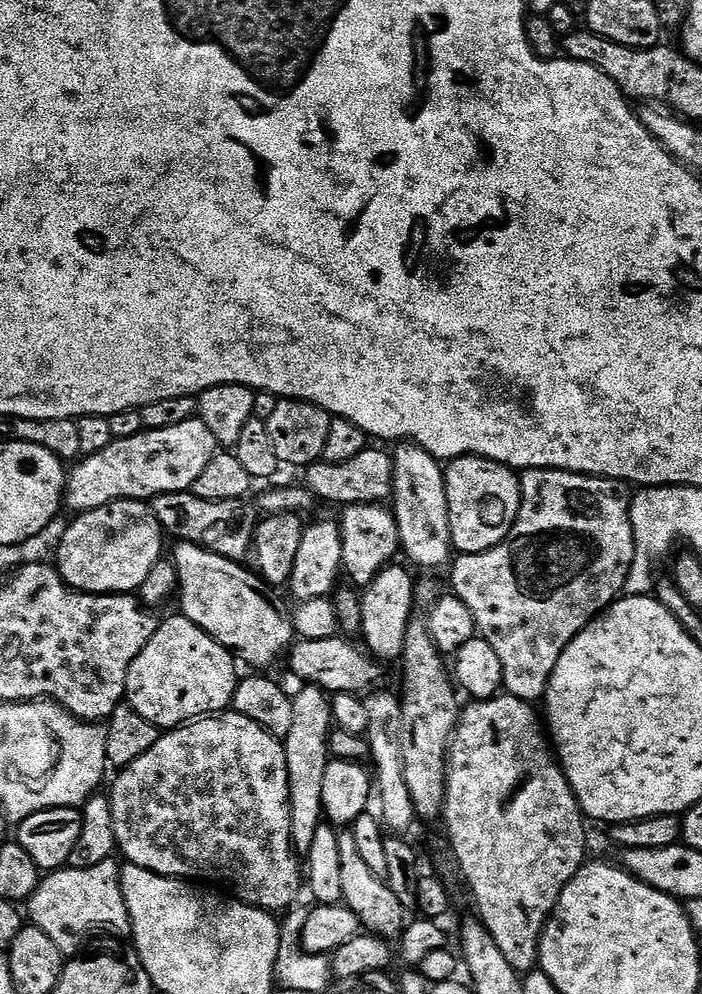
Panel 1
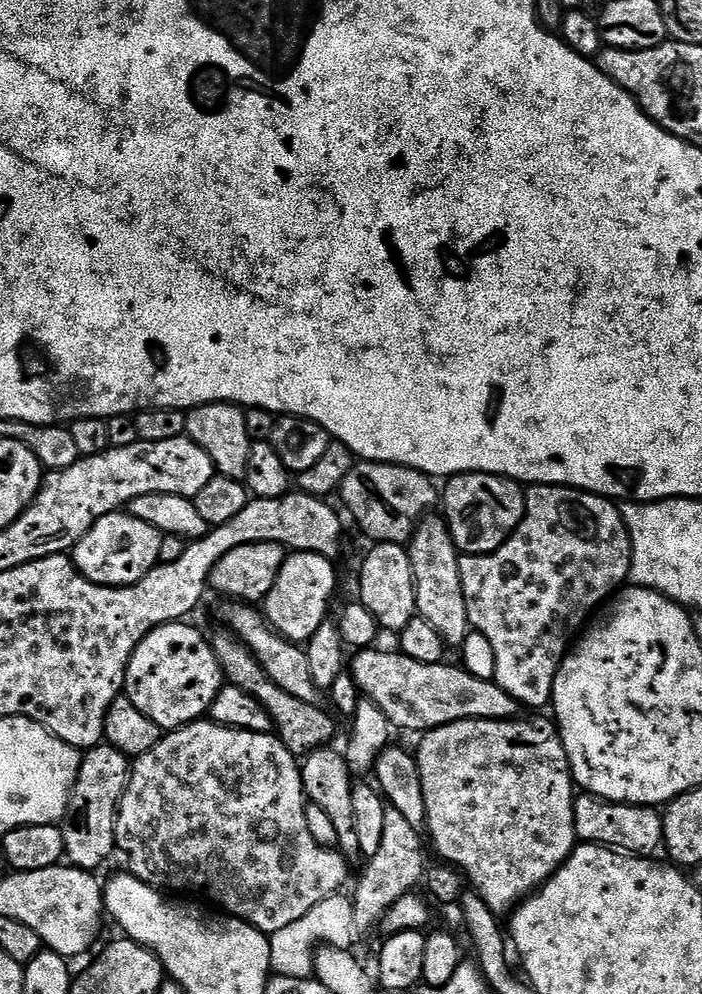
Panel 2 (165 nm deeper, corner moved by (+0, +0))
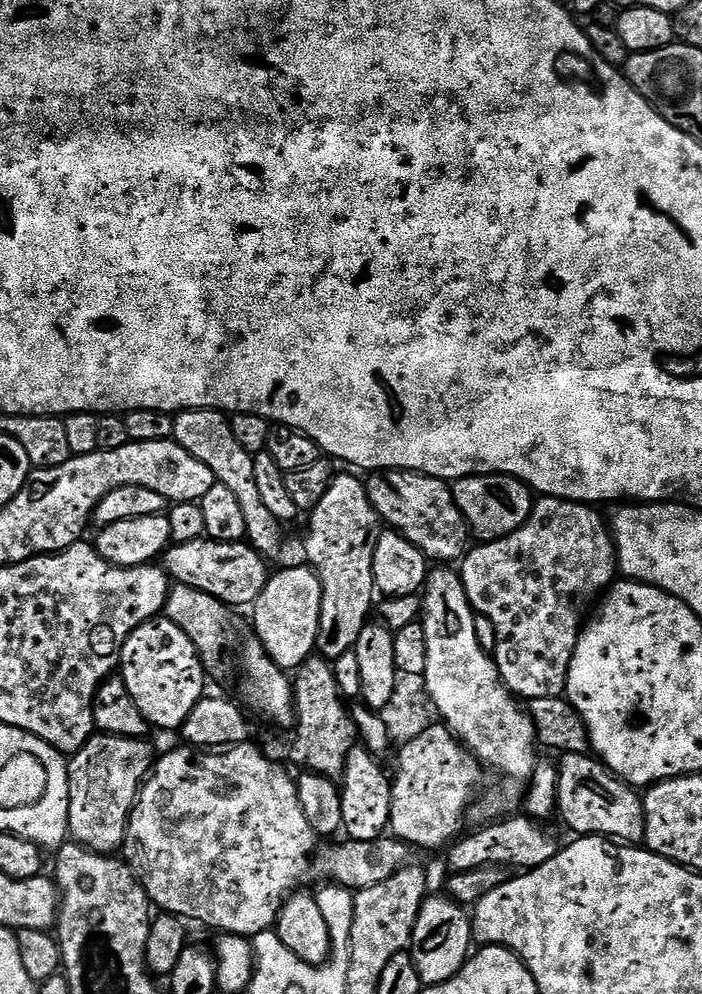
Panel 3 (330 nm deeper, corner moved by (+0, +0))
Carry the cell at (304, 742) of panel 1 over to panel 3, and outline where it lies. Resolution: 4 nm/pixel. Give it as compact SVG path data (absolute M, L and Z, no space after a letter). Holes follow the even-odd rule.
M337 474L322 502L313 508L308 520L308 537L304 540L307 563L321 580L321 618L315 651L331 662L353 651L358 634L370 623L378 593L374 582L374 550L382 531L379 514L370 506L368 485L356 476Z

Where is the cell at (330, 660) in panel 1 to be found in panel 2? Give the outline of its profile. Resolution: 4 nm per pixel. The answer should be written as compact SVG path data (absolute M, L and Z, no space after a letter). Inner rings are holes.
M360 650L350 660L350 675L356 681L361 693L367 699L373 700L386 714L393 729L405 728L408 732L423 734L431 728L446 726L450 722L459 720L510 720L517 715L518 705L502 686L498 686L495 680L483 680L474 678L462 666L448 668L447 663L427 664L426 662L414 662L414 658L405 656L399 650L393 652L376 652L377 650Z

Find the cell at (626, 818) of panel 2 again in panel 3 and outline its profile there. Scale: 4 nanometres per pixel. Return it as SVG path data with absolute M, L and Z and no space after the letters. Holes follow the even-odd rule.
M573 752L561 755L558 760L558 786L556 803L558 816L561 816L580 836L602 836L613 842L623 842L628 846L640 846L644 843L644 802L641 793L631 784L617 778L611 770L604 767L599 759L591 755L579 756Z

